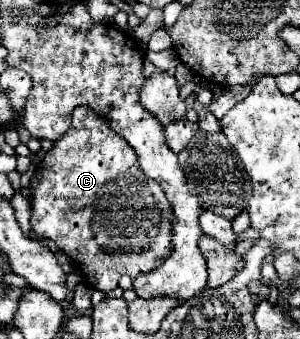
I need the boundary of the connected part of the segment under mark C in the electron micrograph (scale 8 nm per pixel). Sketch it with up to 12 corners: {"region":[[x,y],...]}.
{"region":[[86,106],[46,152],[32,230],[110,292],[170,256],[174,214]]}

